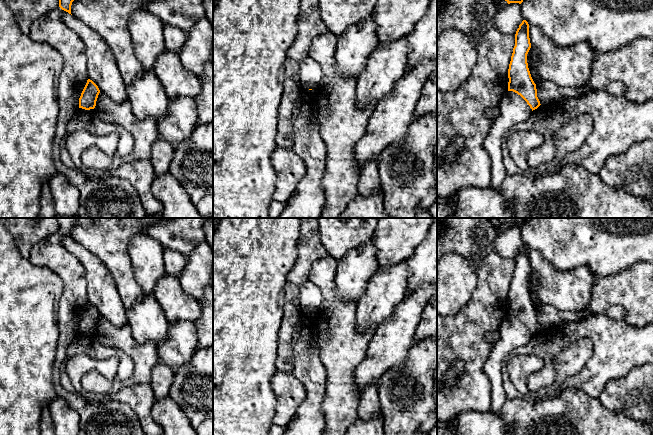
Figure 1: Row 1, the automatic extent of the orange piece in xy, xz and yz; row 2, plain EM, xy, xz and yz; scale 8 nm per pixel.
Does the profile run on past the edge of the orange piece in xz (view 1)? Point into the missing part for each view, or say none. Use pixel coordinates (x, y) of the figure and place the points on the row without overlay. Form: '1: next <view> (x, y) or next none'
1: next none

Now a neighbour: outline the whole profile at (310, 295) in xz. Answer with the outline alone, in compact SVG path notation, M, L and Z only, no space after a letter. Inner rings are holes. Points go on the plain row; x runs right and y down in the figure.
M307 281L300 287L300 307L303 313L315 314L322 304L321 290Z

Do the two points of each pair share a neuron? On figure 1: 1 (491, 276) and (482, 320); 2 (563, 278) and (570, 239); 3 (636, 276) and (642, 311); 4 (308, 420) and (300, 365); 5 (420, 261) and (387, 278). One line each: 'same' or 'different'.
1: same
2: different
3: same
4: same
5: different

